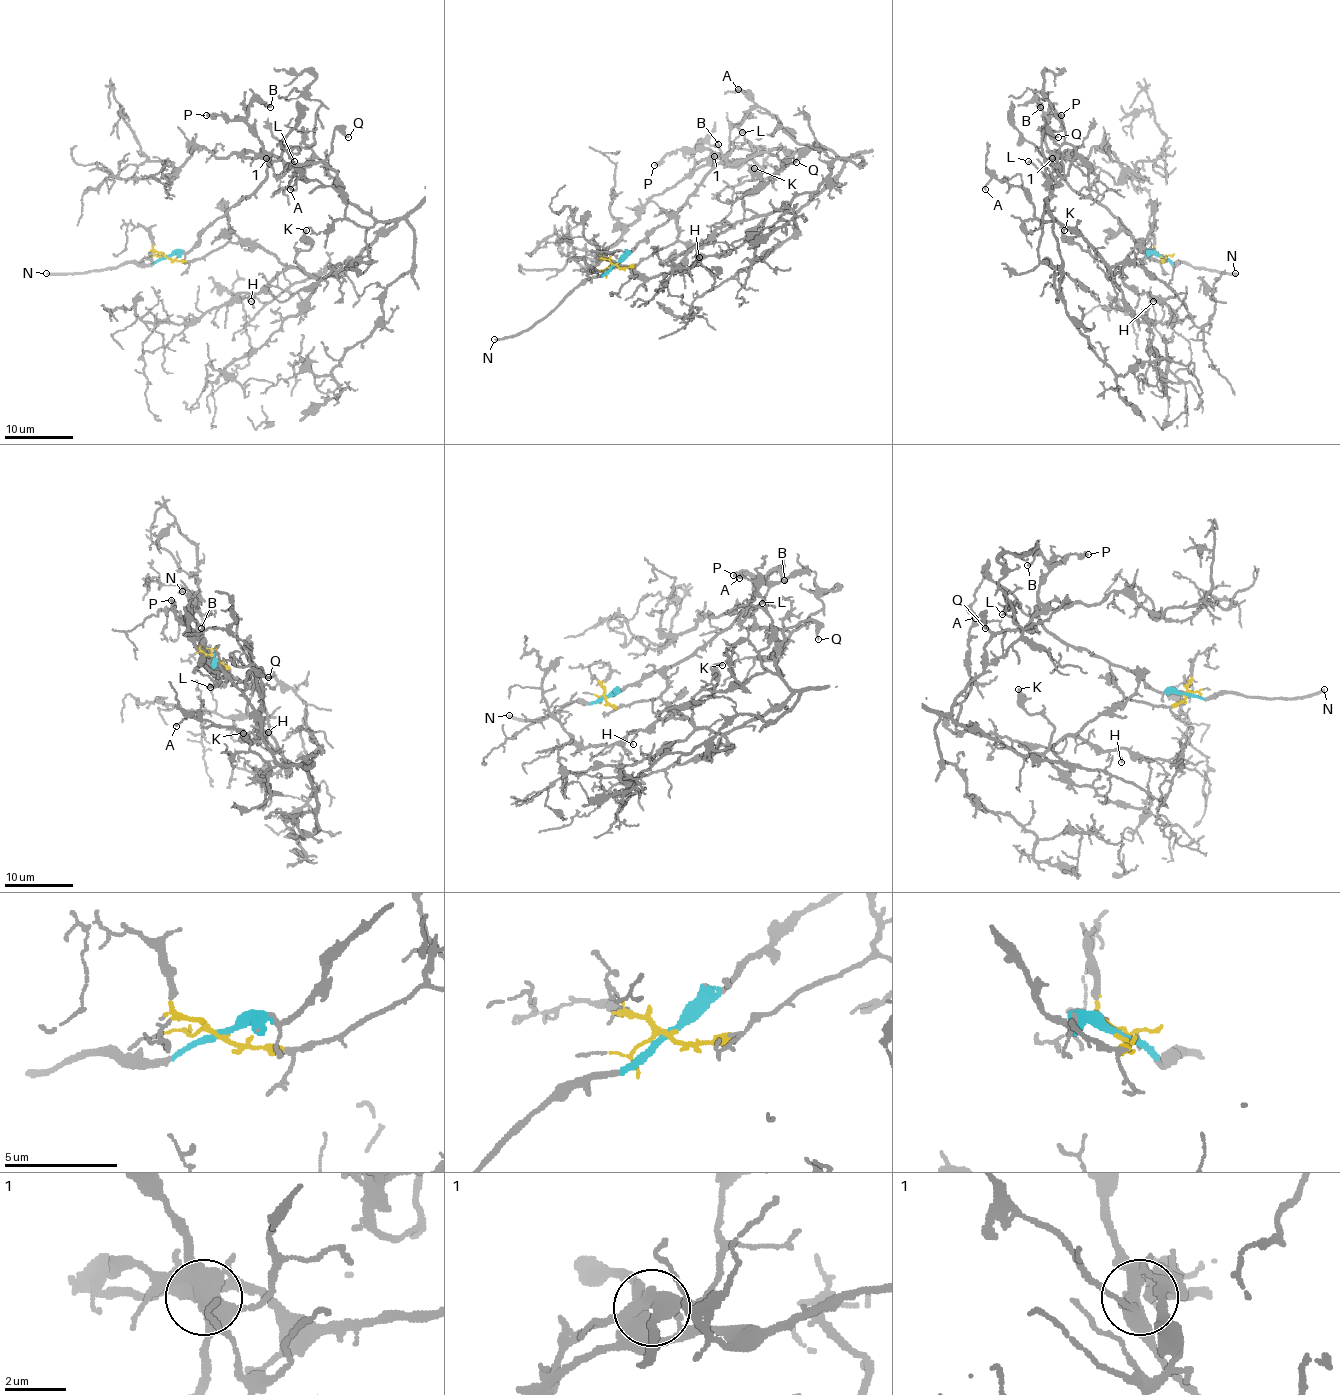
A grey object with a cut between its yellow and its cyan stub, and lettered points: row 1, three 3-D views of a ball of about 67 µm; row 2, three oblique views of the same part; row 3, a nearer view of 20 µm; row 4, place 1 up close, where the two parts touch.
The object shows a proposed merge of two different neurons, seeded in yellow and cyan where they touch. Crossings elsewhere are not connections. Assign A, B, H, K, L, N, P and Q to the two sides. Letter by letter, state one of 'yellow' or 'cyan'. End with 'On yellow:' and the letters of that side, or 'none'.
A: yellow
B: cyan
H: yellow
K: yellow
L: yellow
N: cyan
P: cyan
Q: yellow
On yellow: A, H, K, L, Q

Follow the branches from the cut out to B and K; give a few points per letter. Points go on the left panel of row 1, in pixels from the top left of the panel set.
B: (167, 256), (186, 254), (266, 177), (266, 152), (247, 121), (247, 109), (254, 100), (271, 107)
K: (167, 256), (201, 259), (228, 242), (255, 242), (281, 262), (307, 273), (295, 261), (312, 245), (307, 230)

